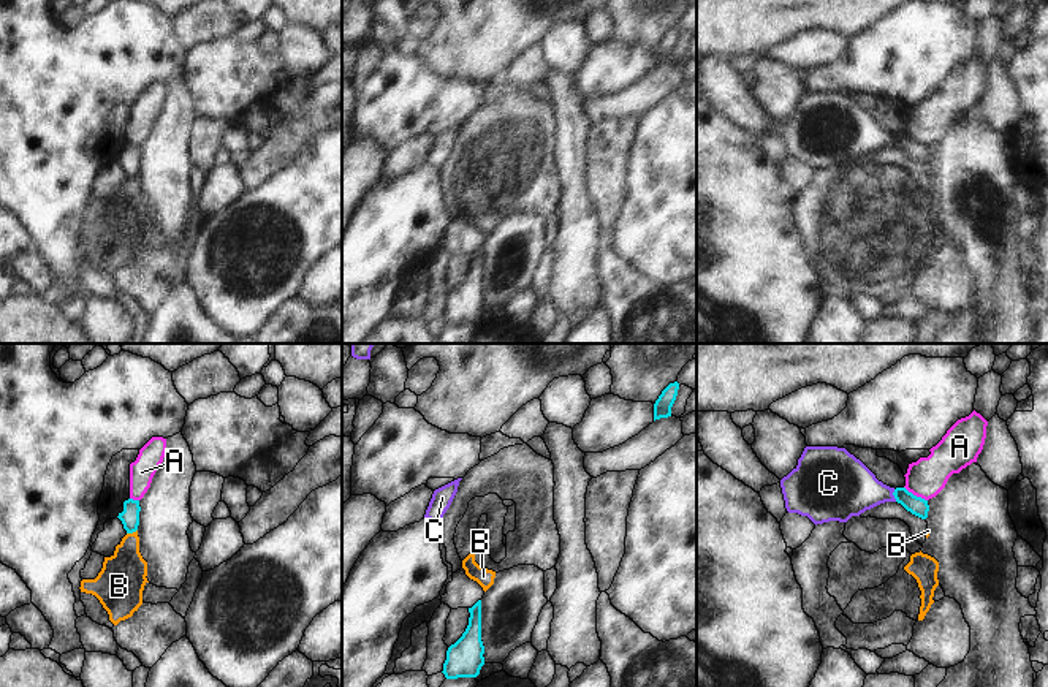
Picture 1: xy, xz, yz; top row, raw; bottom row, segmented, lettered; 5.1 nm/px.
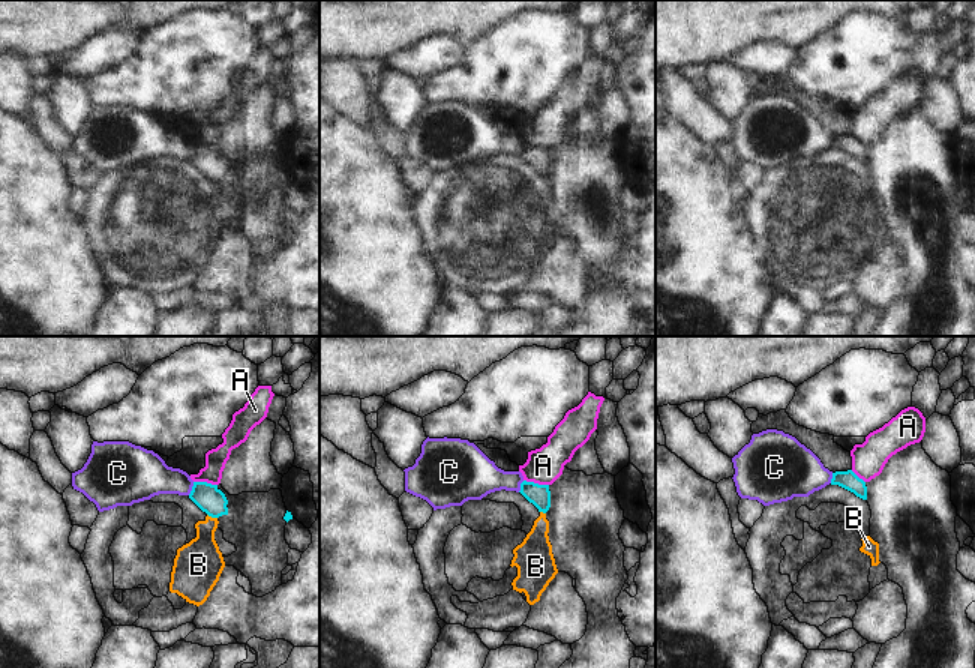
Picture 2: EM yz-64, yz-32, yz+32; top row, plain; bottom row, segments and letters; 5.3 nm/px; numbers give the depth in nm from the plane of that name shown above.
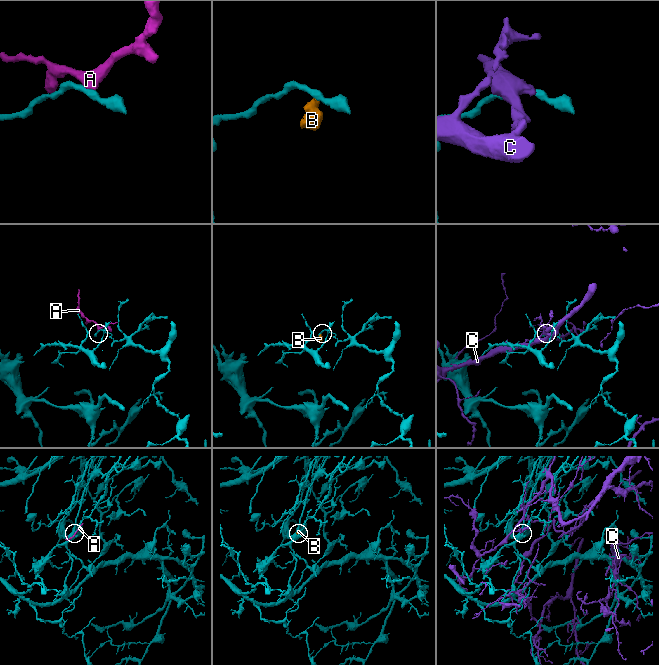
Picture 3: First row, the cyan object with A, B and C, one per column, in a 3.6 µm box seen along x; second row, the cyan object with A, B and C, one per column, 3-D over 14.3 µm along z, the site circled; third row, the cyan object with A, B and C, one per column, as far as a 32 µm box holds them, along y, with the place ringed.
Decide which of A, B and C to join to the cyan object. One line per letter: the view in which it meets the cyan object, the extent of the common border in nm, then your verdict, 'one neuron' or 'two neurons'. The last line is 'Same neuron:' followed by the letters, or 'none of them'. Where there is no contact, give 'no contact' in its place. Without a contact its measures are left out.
A: contact in yz; length 140 nm; two neurons
B: contact in xy; length 60 nm; two neurons
C: contact in yz; length 70 nm; two neurons
Same neuron: none of them

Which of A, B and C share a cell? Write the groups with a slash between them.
A / B / C

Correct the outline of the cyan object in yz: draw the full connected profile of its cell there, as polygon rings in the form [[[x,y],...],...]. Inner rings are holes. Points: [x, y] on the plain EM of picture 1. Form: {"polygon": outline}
{"polygon": [[[896,133],[893,141],[894,141],[896,147],[901,149],[912,160],[915,160],[921,165],[928,163],[928,157],[929,157],[928,146],[913,141],[906,133]]]}

